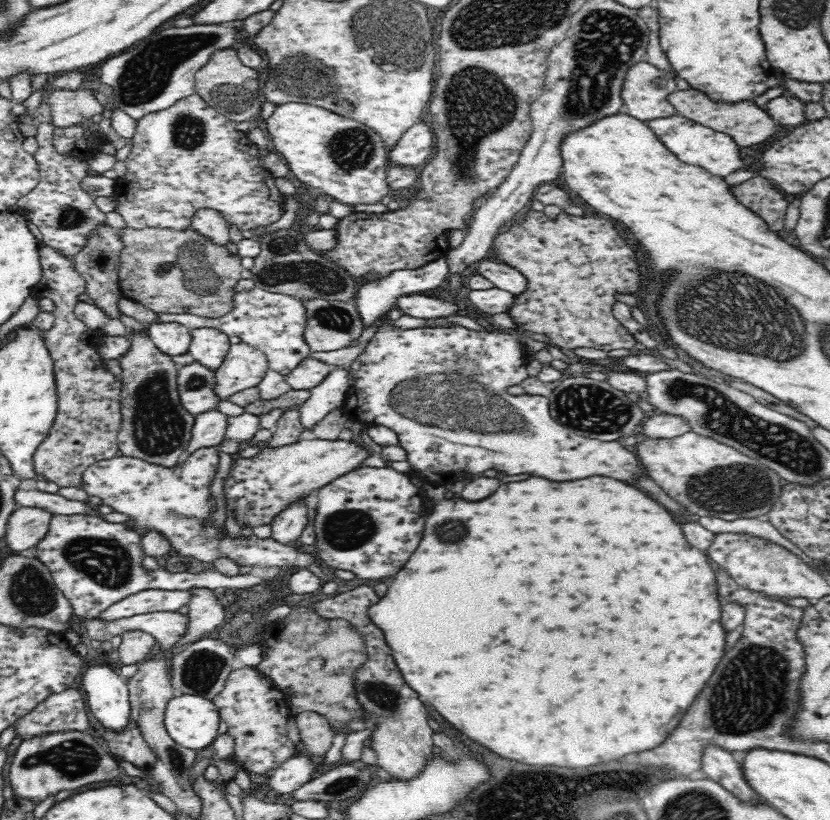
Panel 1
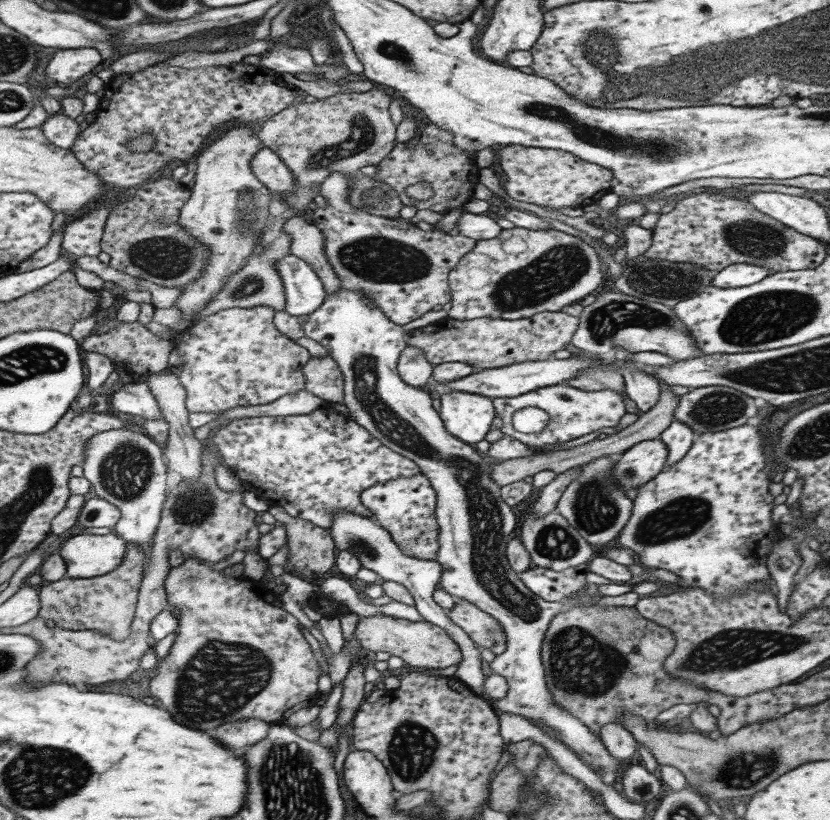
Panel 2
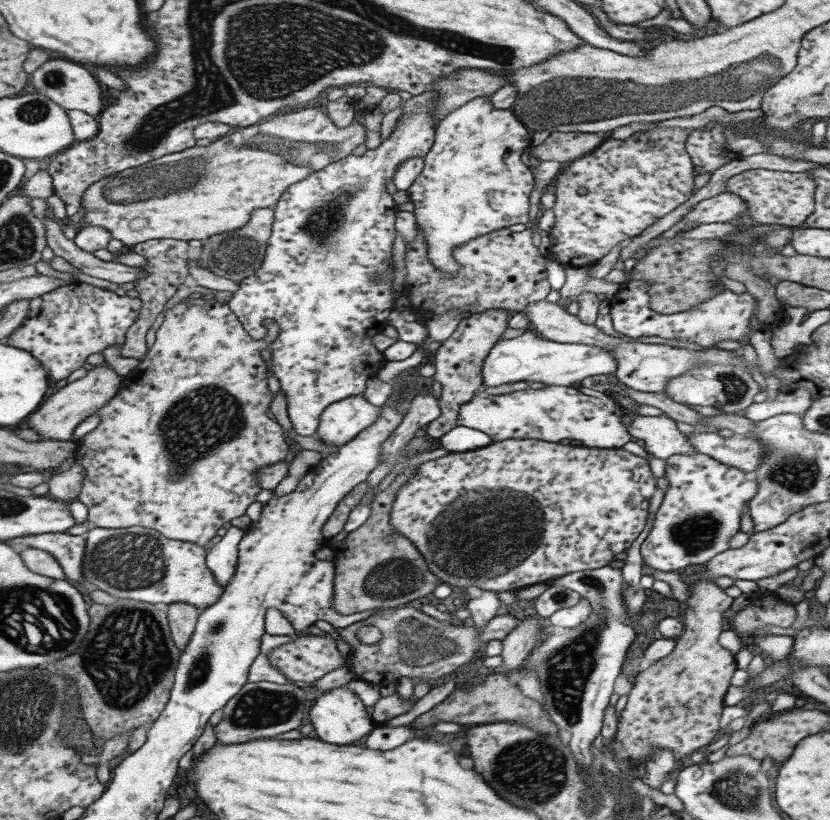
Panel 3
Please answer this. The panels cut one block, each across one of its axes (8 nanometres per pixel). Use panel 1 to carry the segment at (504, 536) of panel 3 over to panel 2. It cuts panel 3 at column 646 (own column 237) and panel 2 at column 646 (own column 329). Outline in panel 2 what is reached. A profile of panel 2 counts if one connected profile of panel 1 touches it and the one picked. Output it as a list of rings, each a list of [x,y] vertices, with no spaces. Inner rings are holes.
[[[659,438],[643,440],[616,458],[615,466],[611,469],[612,478],[624,491],[645,485],[663,472],[667,454],[668,446]]]

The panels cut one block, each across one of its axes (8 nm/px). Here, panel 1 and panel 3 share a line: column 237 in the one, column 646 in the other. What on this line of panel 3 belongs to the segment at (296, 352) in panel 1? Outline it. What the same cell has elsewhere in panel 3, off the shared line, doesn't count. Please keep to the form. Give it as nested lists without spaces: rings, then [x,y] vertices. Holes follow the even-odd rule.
[[[629,280],[621,284],[619,291],[609,299],[610,316],[614,330],[630,339],[657,336],[669,340],[688,340],[701,347],[710,349],[723,340],[739,339],[748,331],[749,319],[756,315],[758,318],[758,301],[748,292],[737,294],[727,289],[720,281],[714,283],[714,296],[706,302],[692,306],[690,310],[674,313],[654,312],[650,308],[650,284],[642,280]]]

